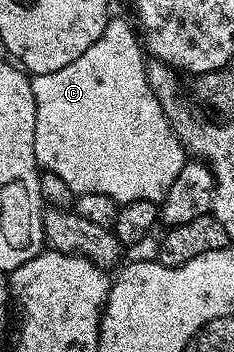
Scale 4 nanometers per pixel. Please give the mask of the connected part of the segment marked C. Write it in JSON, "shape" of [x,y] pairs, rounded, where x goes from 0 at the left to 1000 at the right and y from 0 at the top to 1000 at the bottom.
{"shape":[[[504,45],[491,57],[457,54],[444,97],[325,176],[291,176],[274,199],[145,216],[128,241],[154,278],[145,435],[167,469],[278,514],[316,548],[444,551],[509,582],[709,557],[735,517],[752,517],[765,474],[795,463],[803,432],[765,412],[761,386],[632,233],[628,190],[632,170],[577,77]]]}

